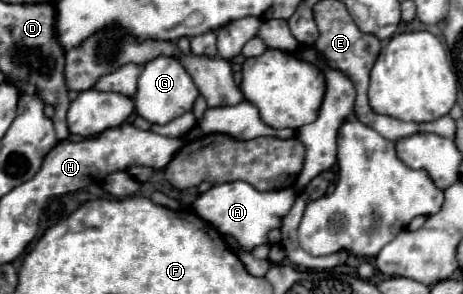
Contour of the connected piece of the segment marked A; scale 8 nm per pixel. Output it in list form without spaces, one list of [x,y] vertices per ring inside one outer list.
[[[233,181],[223,185],[213,185],[209,191],[201,193],[195,203],[193,211],[211,223],[219,233],[231,235],[243,249],[255,249],[267,243],[267,233],[281,225],[281,219],[291,209],[297,193],[293,189],[281,191],[257,191],[253,185],[245,181]]]

